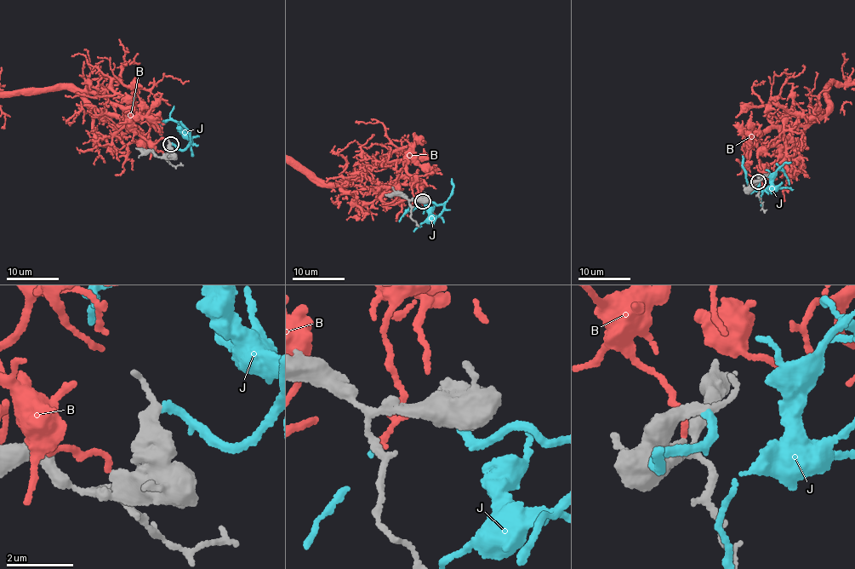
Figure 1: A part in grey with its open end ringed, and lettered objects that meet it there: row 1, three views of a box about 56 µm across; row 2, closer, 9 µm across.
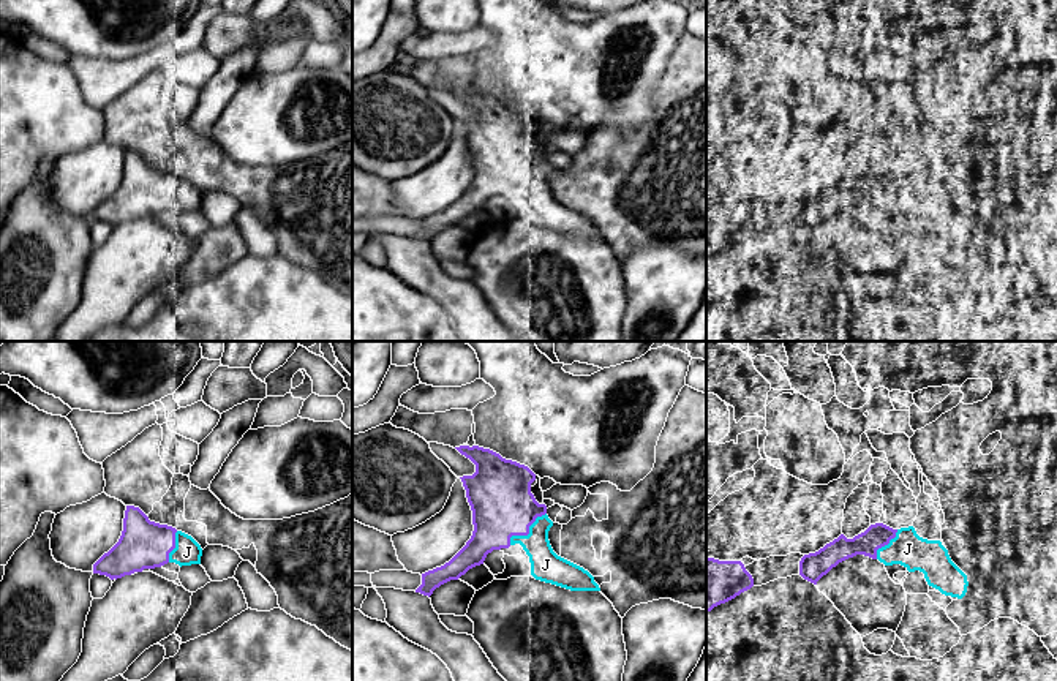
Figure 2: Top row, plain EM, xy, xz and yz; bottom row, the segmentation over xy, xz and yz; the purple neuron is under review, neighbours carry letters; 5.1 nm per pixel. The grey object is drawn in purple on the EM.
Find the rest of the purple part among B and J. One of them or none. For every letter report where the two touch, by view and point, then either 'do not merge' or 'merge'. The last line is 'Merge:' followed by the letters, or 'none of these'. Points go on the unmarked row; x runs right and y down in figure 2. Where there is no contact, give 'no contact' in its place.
B: no contact | do not merge
J: xz (528, 179) | merge
Merge: J

